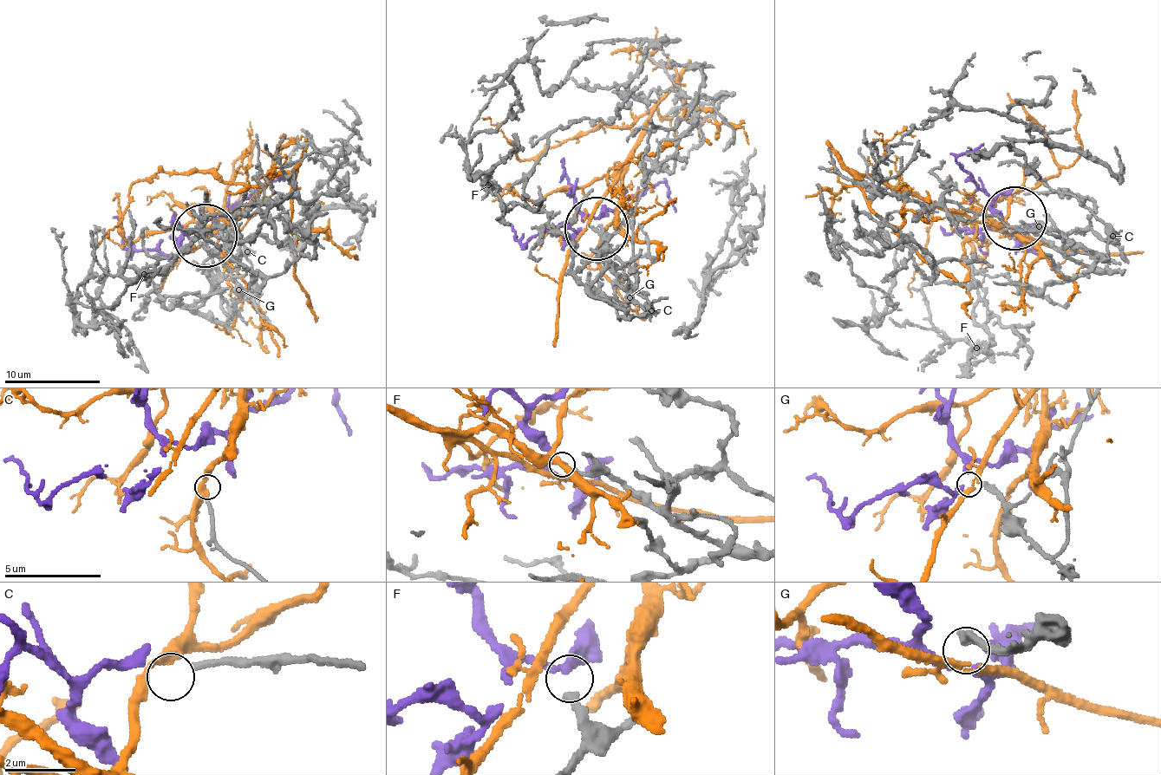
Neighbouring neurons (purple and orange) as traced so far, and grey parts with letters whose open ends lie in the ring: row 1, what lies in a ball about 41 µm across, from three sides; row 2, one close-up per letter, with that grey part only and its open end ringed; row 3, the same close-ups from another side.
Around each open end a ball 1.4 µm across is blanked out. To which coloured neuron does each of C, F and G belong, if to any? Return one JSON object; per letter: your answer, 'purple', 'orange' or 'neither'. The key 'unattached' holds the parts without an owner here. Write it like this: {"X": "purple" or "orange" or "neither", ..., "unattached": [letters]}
{"C": "neither", "F": "purple", "G": "neither", "unattached": ["C", "G"]}

